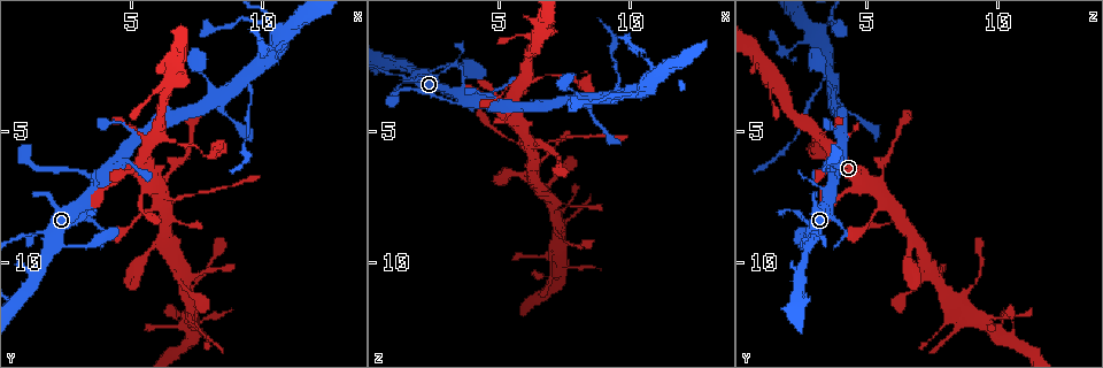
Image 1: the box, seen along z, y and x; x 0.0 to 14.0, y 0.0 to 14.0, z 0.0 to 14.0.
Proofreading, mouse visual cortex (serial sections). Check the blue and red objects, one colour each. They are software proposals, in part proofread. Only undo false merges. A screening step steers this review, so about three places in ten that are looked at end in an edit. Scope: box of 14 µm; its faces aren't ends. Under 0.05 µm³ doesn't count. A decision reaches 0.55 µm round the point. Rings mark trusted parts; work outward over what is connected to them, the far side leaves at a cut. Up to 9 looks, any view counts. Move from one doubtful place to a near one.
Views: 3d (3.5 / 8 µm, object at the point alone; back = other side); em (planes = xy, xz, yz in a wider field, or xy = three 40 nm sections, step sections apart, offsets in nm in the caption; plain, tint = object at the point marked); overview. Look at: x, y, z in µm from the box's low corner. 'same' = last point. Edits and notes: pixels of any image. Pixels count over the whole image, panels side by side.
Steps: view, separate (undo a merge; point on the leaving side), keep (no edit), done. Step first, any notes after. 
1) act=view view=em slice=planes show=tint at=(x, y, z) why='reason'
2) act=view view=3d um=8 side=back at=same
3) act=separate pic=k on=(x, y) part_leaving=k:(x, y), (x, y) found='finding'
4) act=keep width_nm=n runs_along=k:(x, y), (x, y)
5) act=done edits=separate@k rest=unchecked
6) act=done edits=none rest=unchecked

act=view view=3d um=3.5 at=(3.8, 6.9, 3.7) why='thin arm on a thick one'

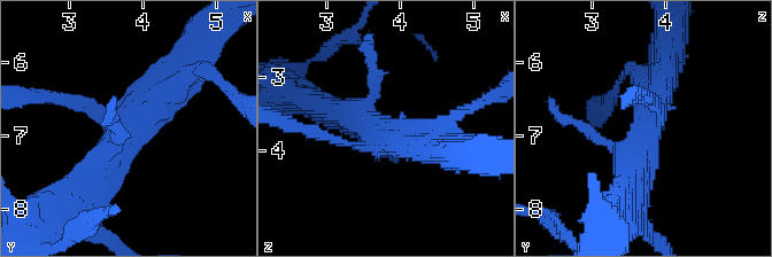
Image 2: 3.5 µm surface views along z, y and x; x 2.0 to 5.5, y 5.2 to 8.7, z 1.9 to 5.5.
act=view view=em slice=xy step=3 show=tint at=(3.70, 7.00, 3.70) why='need the tissue'

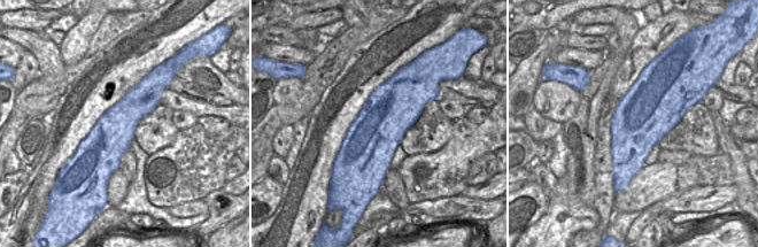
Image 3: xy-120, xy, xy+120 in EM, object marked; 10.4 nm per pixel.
act=keep runs_along=2:(76, 191), (179, 78) found='continuous, no second cell'

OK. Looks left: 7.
act=view view=3d um=3.5 at=(6.8, 12.1, 10.5) why='abrupt turn'

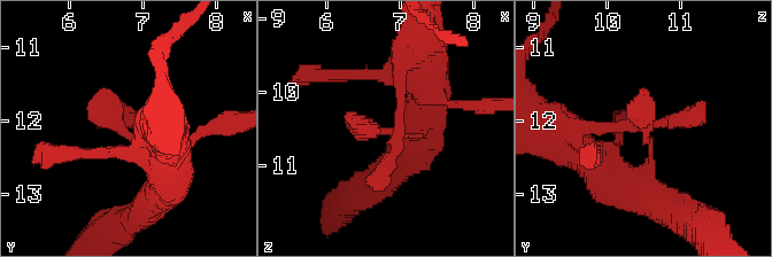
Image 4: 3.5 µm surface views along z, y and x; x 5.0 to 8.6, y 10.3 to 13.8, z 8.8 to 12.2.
act=view view=em slice=xy step=5 show=plain at=(6.85, 12.20, 10.55)

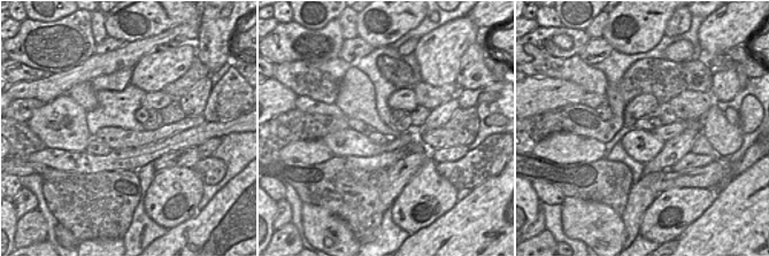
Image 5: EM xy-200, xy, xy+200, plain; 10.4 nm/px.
act=view view=em slice=xy step=5 show=tint at=same

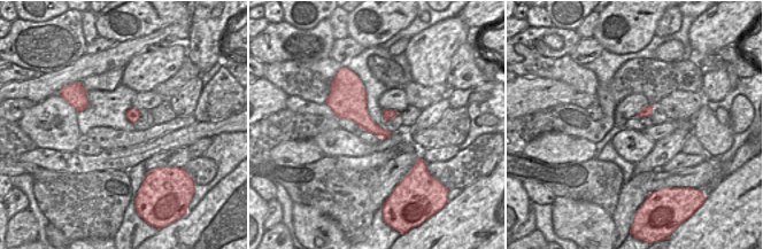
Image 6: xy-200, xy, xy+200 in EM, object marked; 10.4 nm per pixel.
act=keep found='continuous, no second cell'

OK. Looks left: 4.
act=view view=3d um=3.5 at=(9.6, 2.9, 3.6) why='small branch off a trunk'

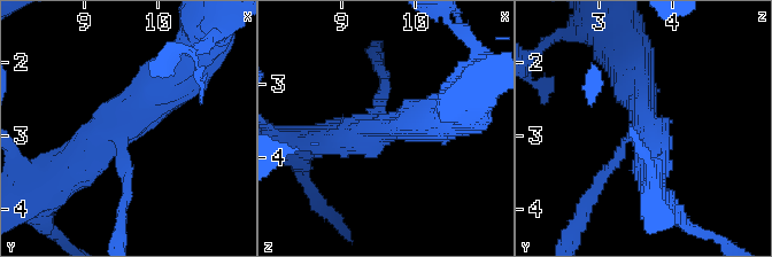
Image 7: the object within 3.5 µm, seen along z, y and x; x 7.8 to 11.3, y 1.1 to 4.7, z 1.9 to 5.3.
act=view view=em slice=xy step=2 show=tint at=(9.50, 2.80, 3.65) arms=3 arm_widths_nm=150,450,600

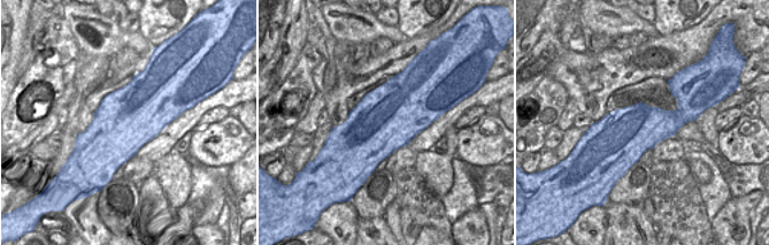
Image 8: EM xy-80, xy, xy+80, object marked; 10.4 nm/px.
act=separate pic=7 on=(602, 178) part_leaving=7:(624, 142), (583, 205), (571, 238) found='two cells meet here'

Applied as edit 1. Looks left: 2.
act=done edits=separate@7 rest=unchecked

